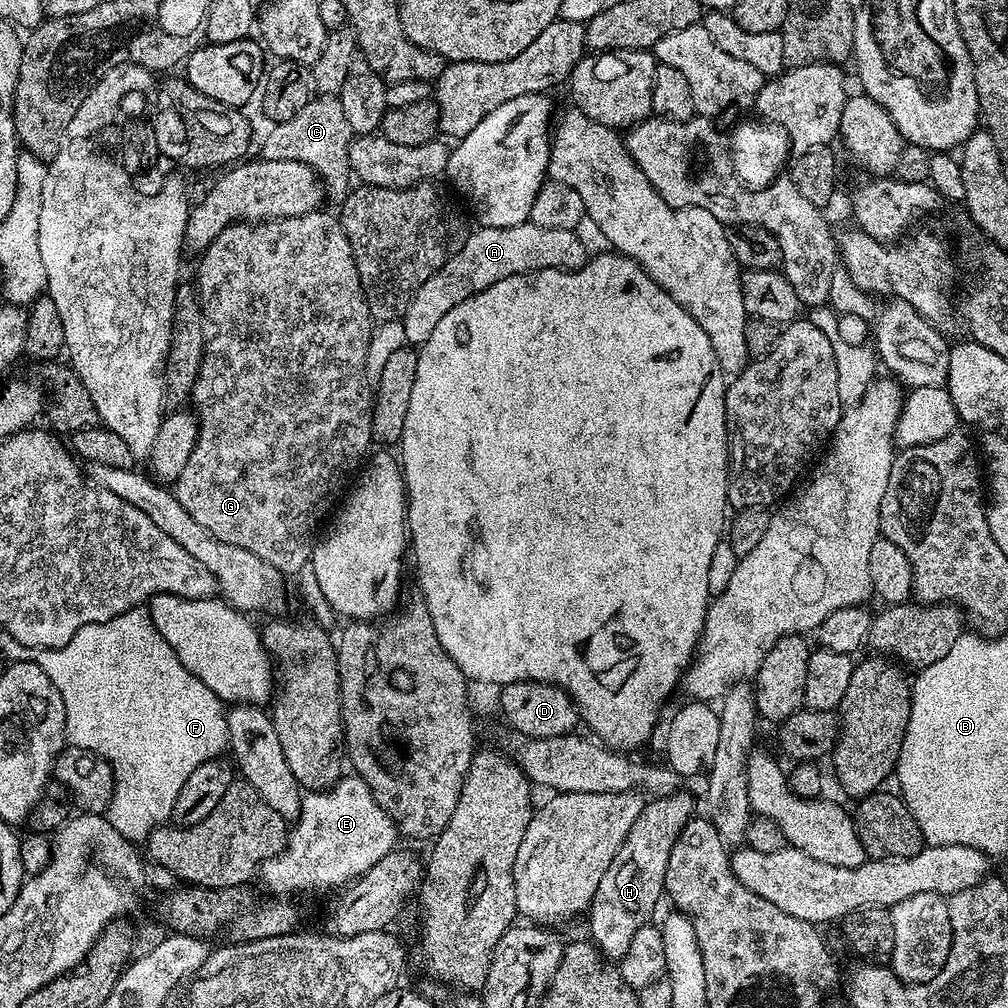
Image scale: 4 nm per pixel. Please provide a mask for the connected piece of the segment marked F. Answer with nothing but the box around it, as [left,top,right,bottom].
[34,607,229,842]

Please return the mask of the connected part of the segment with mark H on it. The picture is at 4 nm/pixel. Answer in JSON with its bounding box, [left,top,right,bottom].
[587,790,696,962]

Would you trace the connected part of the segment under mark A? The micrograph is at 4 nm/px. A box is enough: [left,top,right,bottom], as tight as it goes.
[402,222,590,346]

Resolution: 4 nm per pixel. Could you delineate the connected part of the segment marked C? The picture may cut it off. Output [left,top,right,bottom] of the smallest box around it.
[264,96,354,202]

